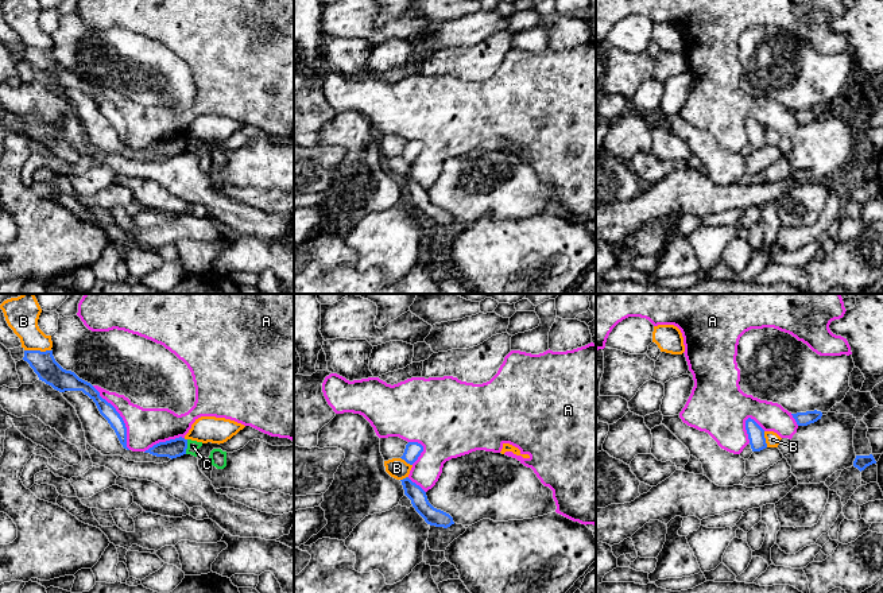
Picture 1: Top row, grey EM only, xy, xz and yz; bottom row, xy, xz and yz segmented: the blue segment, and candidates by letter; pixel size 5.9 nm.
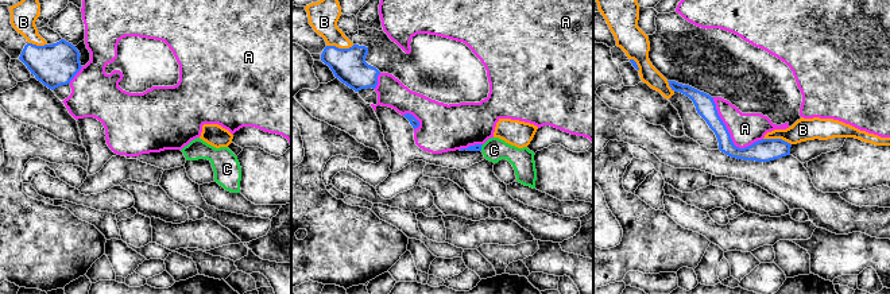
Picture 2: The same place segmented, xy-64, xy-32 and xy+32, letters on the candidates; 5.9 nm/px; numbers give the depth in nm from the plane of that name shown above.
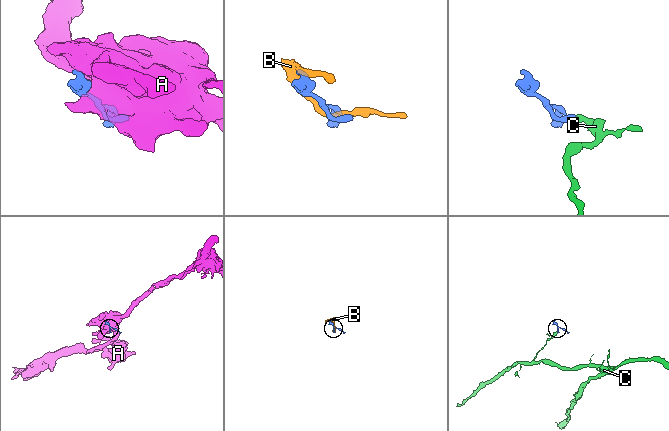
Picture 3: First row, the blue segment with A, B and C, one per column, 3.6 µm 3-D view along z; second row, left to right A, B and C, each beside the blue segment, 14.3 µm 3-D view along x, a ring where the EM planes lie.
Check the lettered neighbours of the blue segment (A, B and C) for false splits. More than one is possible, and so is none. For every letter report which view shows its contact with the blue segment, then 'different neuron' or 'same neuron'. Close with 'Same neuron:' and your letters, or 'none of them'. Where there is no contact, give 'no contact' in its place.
A: xy | different neuron
B: xy | different neuron
C: xy | different neuron
Same neuron: none of them

